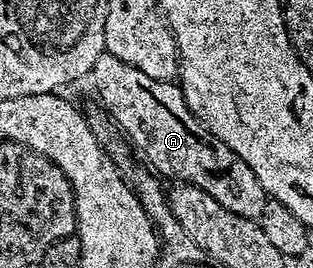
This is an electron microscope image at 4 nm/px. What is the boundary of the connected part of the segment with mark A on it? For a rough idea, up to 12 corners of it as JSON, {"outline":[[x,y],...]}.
{"outline":[[106,53],[89,82],[156,176],[241,219],[269,202],[178,85]]}

